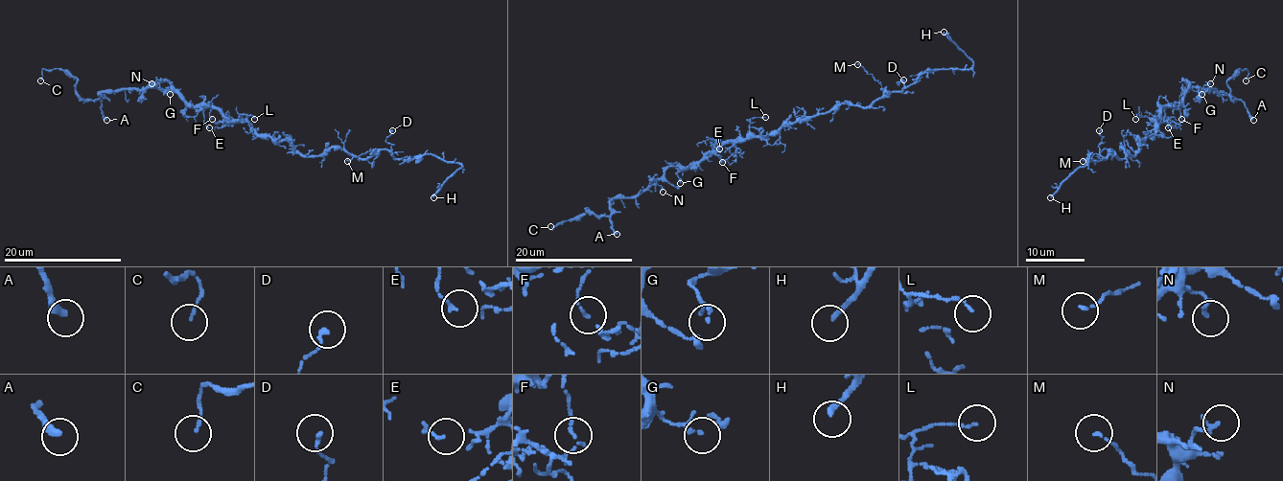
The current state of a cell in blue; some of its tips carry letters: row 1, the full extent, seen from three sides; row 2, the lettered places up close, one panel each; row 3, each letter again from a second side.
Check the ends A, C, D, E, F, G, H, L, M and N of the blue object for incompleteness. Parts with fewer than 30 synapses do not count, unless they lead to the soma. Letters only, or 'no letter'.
H

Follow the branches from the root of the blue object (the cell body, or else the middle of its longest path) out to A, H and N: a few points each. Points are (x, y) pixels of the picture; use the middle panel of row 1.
A: (766, 136), (719, 145), (700, 161), (668, 167), (635, 195), (616, 197), (611, 226), (617, 234)
H: (766, 136), (841, 103), (871, 106), (925, 73), (968, 68), (973, 62), (944, 32)
N: (766, 136), (734, 139), (719, 145), (700, 161), (690, 162), (686, 167), (668, 167), (657, 183), (663, 192)

